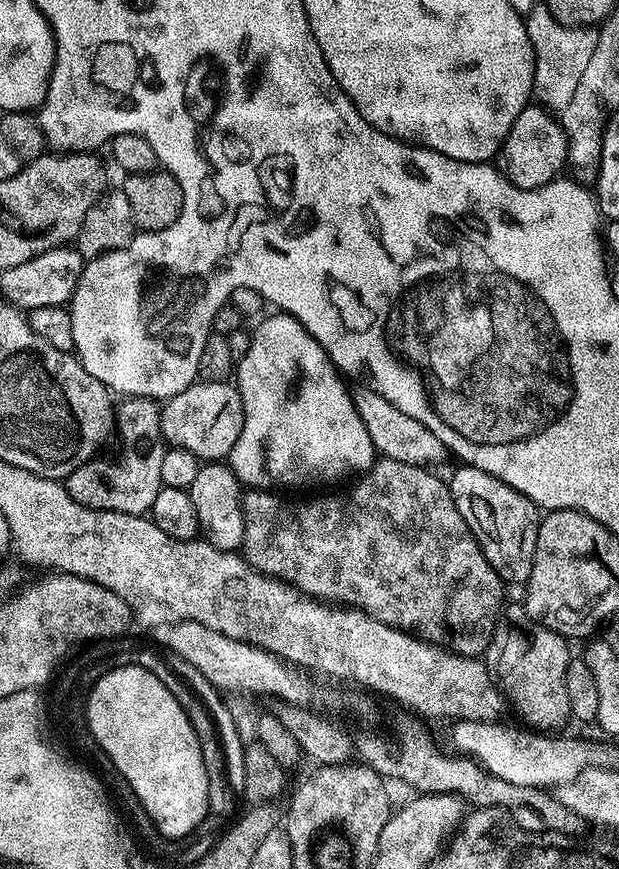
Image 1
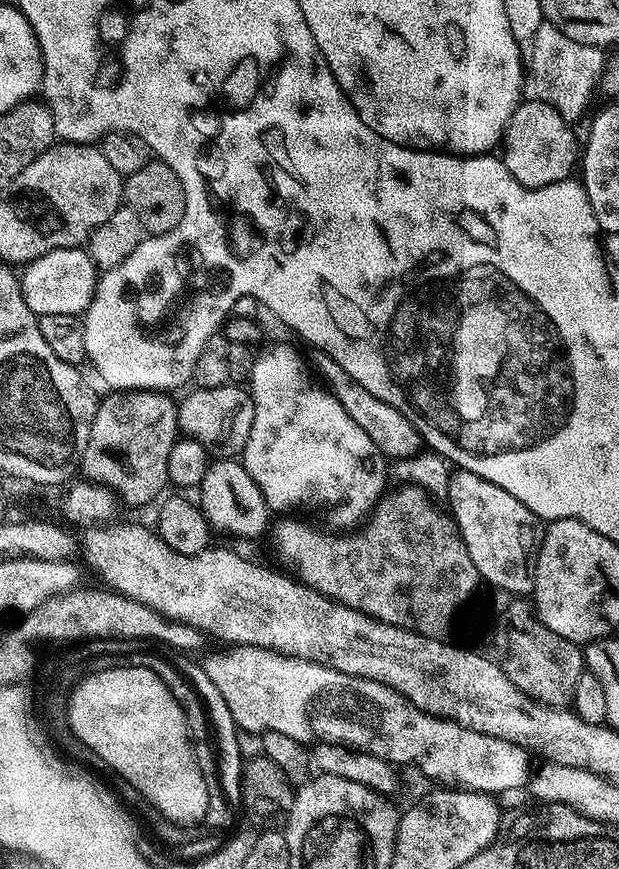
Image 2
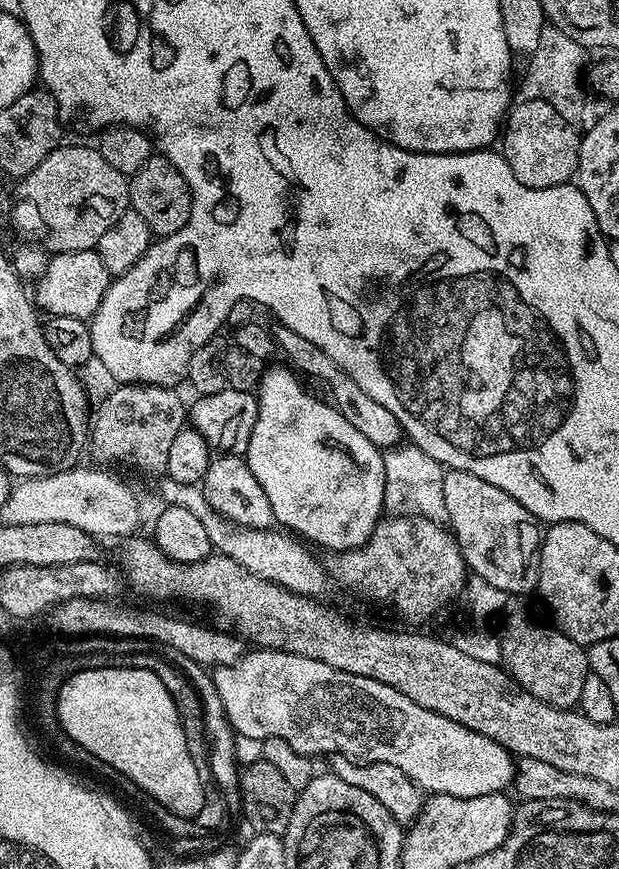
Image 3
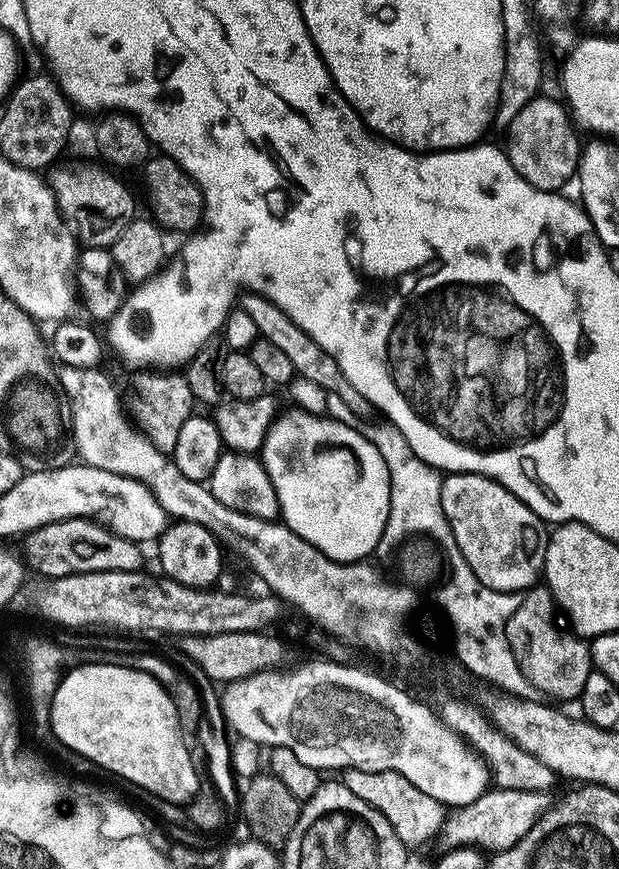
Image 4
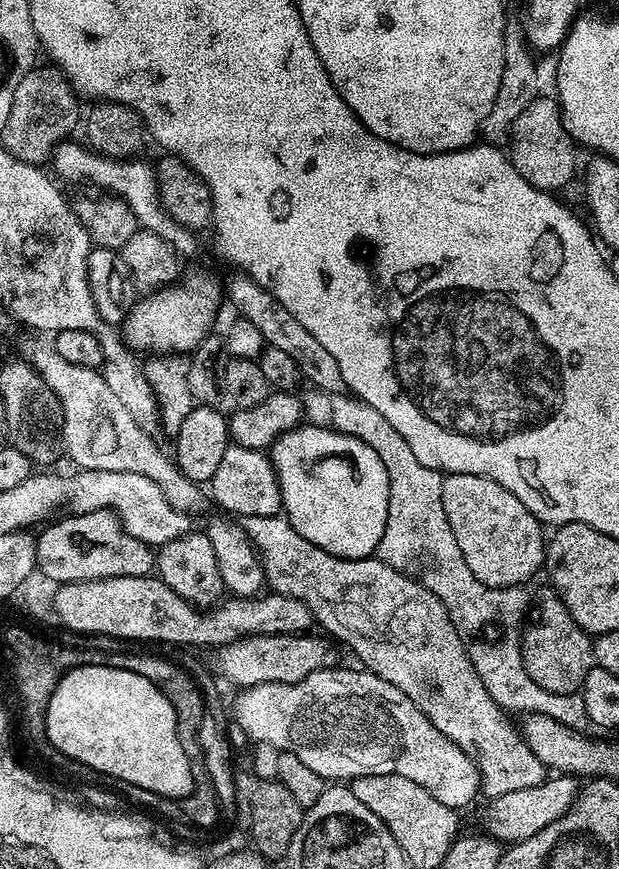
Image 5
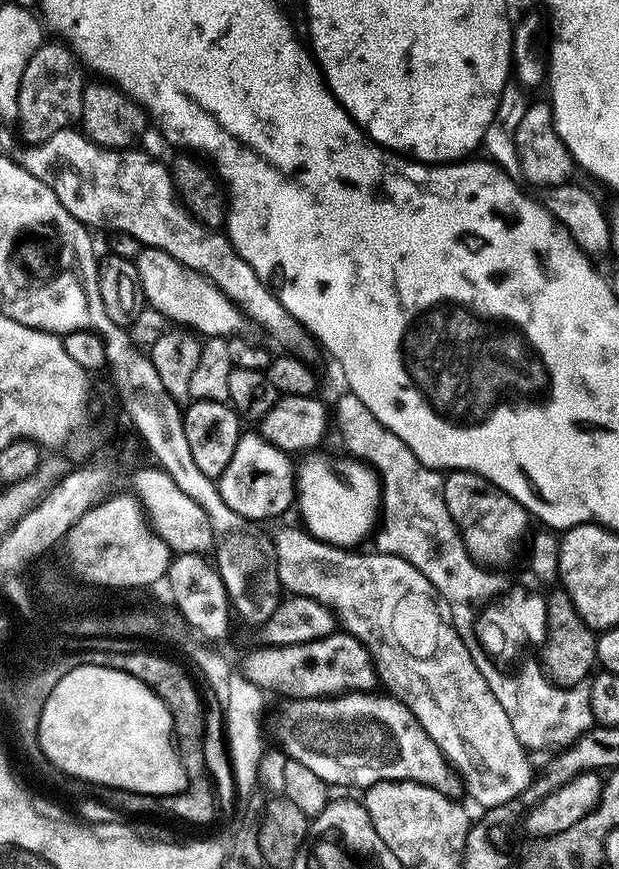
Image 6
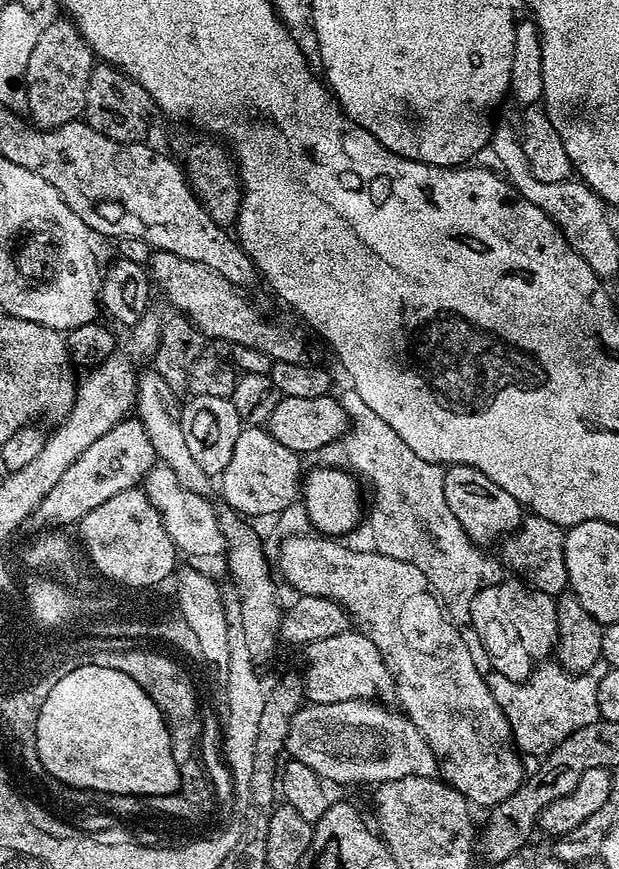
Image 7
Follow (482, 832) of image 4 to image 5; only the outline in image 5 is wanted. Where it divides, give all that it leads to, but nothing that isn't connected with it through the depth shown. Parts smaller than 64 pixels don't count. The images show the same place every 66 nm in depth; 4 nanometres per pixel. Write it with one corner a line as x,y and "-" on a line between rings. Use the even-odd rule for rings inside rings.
556,774
545,779
543,784
530,790
514,790
514,794
502,794
491,801
488,813
484,816
487,835
493,840
511,846
530,839
538,830
548,828
552,823
567,816
581,791
581,781
571,774

